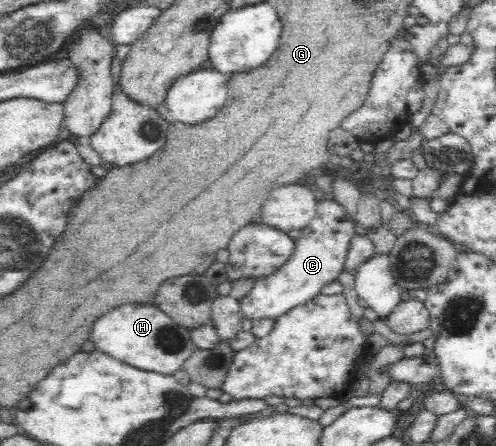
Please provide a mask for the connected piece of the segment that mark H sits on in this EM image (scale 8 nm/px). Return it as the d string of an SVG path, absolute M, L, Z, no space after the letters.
M125 303L101 314L90 331L95 350L102 351L137 369L163 375L173 375L183 369L183 363L193 351L190 328L179 325L154 304Z

